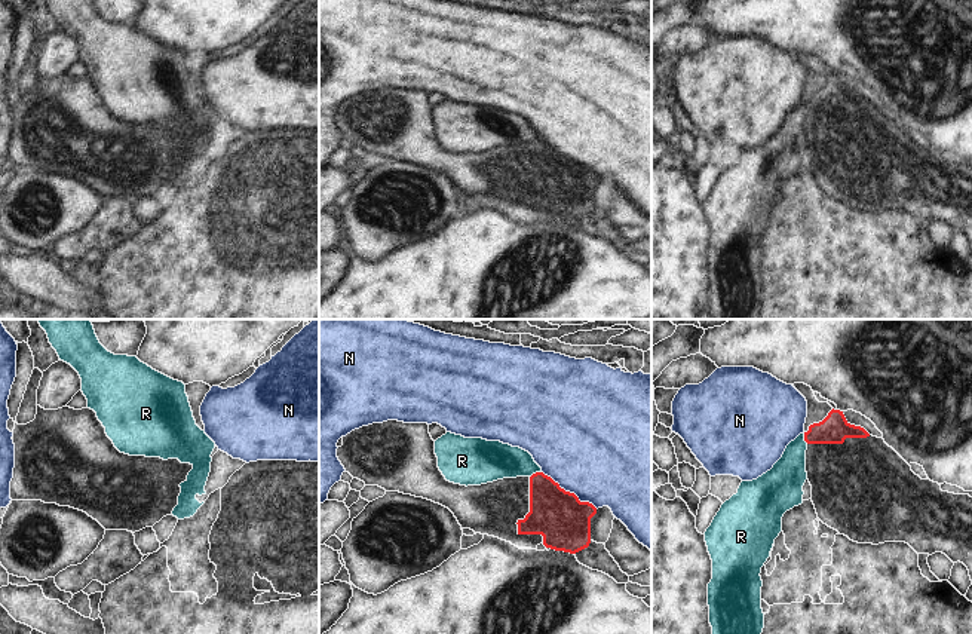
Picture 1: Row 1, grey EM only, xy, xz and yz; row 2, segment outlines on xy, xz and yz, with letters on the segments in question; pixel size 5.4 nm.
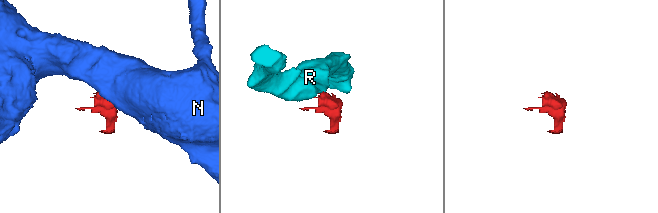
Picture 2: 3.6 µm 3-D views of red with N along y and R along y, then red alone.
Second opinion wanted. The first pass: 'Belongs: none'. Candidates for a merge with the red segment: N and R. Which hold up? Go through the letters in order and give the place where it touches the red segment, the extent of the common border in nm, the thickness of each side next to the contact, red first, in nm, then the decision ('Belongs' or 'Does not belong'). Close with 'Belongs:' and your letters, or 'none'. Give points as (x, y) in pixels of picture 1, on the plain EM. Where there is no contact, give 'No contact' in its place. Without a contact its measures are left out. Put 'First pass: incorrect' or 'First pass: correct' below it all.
N: Touches red at xz (569, 159). Shared border 360 nm. Thickness 280 nm (red) against 480 nm. Does not belong
R: Touches red at xz (536, 140). Shared border 70 nm. Thickness 280 nm (red) against 220 nm. Does not belong
Belongs: none
First pass: correct

